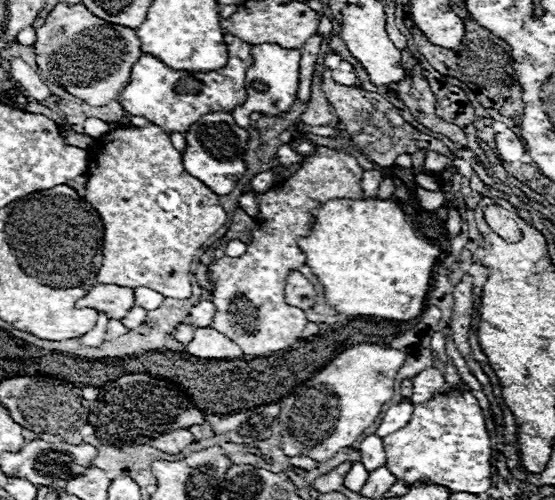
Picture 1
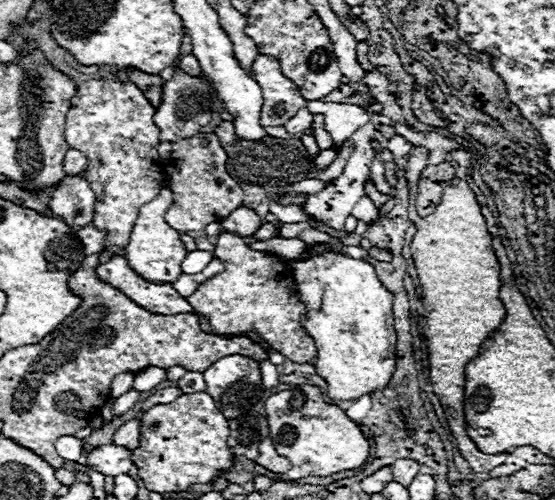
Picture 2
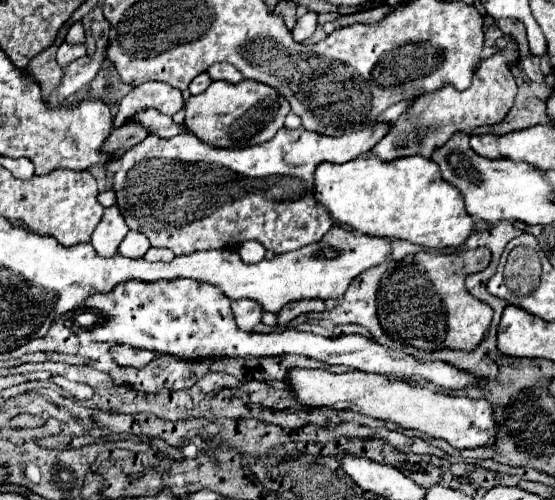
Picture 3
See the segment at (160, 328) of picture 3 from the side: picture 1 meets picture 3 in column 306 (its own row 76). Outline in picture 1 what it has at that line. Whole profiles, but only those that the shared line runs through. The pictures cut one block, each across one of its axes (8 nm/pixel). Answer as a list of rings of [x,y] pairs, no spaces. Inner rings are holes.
[[[342,60],[340,66],[336,70],[332,70],[332,78],[342,84],[342,86],[358,86],[358,78],[356,78],[356,70],[350,62]]]

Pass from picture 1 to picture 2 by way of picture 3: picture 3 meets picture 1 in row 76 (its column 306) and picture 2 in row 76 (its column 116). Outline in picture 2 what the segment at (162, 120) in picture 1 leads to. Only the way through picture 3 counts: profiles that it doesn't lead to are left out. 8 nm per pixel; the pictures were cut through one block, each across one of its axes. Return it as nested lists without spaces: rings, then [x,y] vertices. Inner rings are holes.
[[[176,70],[170,80],[162,86],[162,102],[156,108],[154,122],[160,128],[162,142],[178,142],[180,138],[190,138],[200,132],[202,126],[212,122],[210,98],[216,96],[214,86],[206,76],[184,76],[184,70]]]

